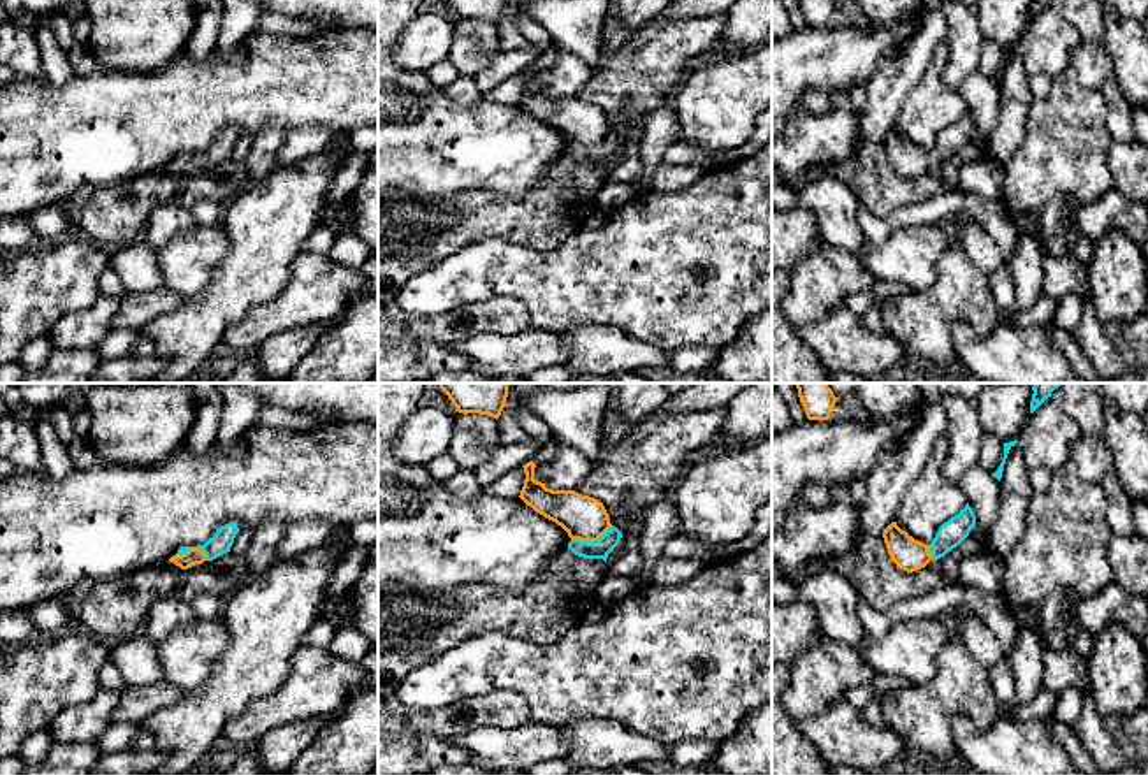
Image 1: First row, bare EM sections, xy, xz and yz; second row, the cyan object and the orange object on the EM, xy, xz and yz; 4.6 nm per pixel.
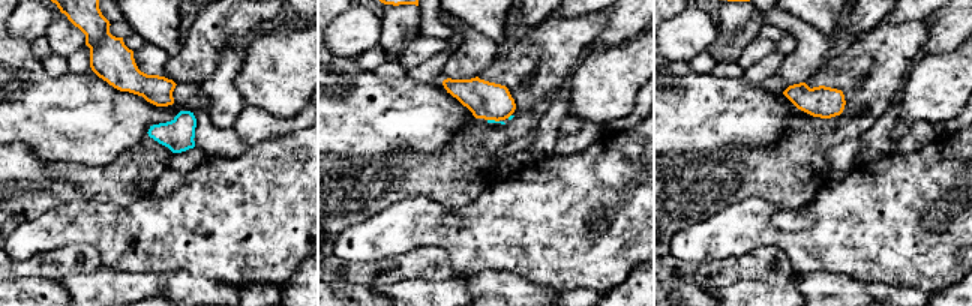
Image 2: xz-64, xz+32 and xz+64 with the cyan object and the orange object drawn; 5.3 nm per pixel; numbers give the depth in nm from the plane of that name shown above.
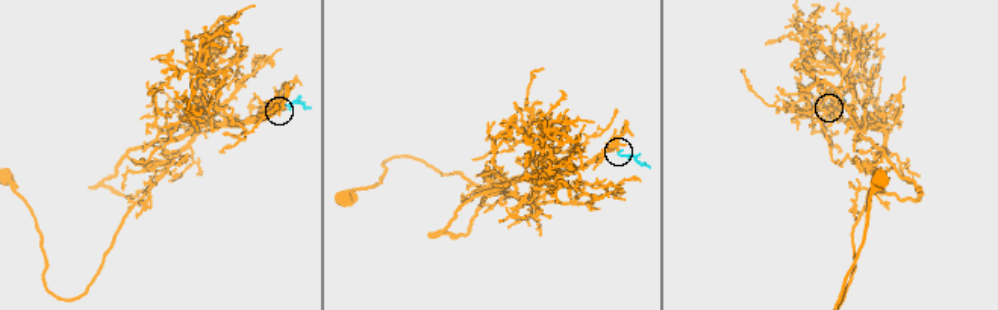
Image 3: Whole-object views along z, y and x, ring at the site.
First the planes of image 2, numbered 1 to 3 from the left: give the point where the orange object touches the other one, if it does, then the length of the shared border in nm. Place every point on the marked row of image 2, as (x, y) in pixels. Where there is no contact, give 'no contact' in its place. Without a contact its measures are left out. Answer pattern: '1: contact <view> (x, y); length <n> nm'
1: no contact
2: contact xz+32 (494, 120); length 70 nm
3: no contact

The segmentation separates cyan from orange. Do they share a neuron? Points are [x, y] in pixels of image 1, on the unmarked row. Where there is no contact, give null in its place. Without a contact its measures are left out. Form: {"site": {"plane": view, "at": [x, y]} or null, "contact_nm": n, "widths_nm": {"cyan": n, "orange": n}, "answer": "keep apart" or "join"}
{"site": {"plane": "xz", "at": [593, 148]}, "contact_nm": 200, "widths_nm": {"cyan": 90, "orange": 200}, "answer": "join"}

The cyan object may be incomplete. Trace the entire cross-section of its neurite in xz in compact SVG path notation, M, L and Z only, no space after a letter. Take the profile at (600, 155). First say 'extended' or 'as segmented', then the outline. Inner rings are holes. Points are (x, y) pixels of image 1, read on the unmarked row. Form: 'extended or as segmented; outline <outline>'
extended; outline M536 70L522 72L526 79L520 105L536 120L561 132L571 148L568 155L584 165L603 165L619 151L622 141L610 130L608 120L594 104L575 97L552 97L534 84Z

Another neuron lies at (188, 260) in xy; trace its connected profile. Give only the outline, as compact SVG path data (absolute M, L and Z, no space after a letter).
M197 225L176 234L163 250L156 251L162 288L183 299L195 295L207 285L227 253L229 237L222 225Z

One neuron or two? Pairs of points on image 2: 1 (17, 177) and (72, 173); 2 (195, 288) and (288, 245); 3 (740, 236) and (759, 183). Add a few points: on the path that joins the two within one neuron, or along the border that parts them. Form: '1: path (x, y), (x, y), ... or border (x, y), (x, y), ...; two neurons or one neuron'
1: border (50, 162), (47, 173), (53, 183), (45, 191); two neurons
2: border (179, 270), (234, 284), (240, 288); two neurons
3: border (777, 209), (759, 198), (746, 197), (722, 210); two neurons

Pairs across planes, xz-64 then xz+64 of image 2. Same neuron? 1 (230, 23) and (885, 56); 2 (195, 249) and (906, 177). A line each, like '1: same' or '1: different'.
1: same
2: same

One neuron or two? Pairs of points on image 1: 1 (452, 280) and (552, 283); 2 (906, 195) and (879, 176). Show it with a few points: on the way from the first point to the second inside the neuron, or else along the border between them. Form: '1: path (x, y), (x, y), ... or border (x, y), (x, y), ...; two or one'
1: path (477, 280), (528, 280); one
2: path (899, 192), (886, 183); one

